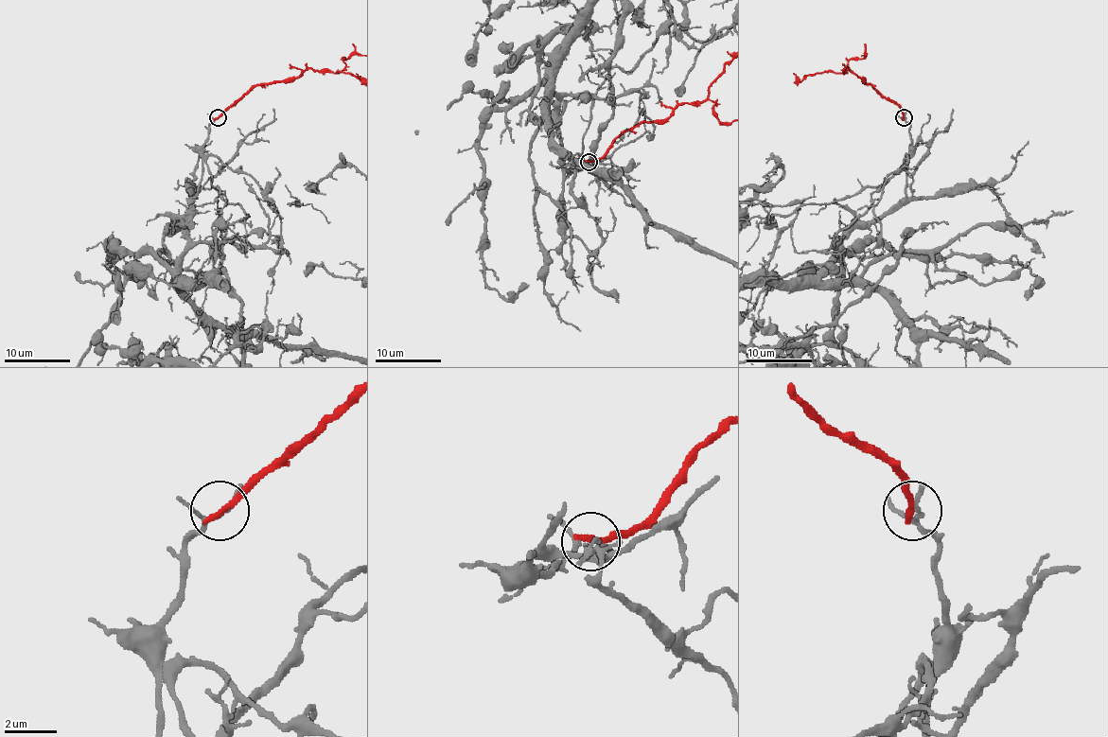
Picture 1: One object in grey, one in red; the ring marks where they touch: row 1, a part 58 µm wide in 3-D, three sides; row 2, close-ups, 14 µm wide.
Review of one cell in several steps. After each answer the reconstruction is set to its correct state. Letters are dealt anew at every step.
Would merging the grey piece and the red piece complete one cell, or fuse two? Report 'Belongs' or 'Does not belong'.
Does not belong

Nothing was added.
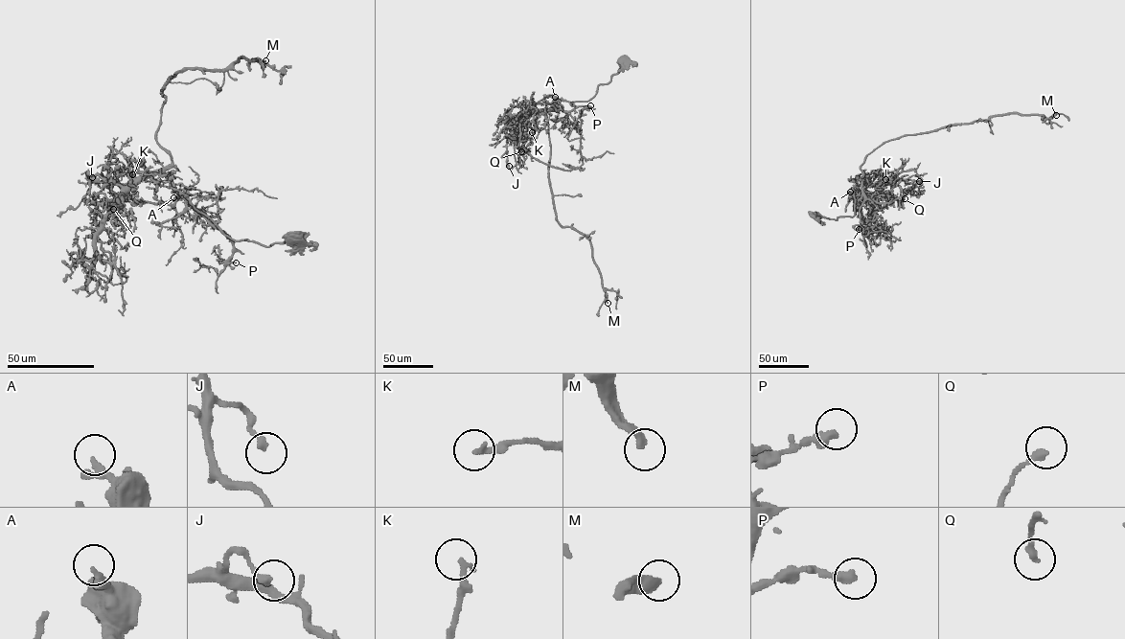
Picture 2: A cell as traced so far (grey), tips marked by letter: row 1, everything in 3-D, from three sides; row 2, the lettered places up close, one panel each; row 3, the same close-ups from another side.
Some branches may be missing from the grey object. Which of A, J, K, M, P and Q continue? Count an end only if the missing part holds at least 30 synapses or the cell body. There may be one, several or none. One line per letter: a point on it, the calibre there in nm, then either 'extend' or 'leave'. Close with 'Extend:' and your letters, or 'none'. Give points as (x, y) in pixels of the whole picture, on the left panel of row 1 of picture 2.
A: at (173, 197); 360 nm thick; leave
J: at (92, 177); 220 nm thick; leave
K: at (132, 174); 240 nm thick; leave
M: at (265, 60); 320 nm thick; extend
P: at (236, 262); 360 nm thick; leave
Q: at (113, 209); 240 nm thick; leave
Extend: M

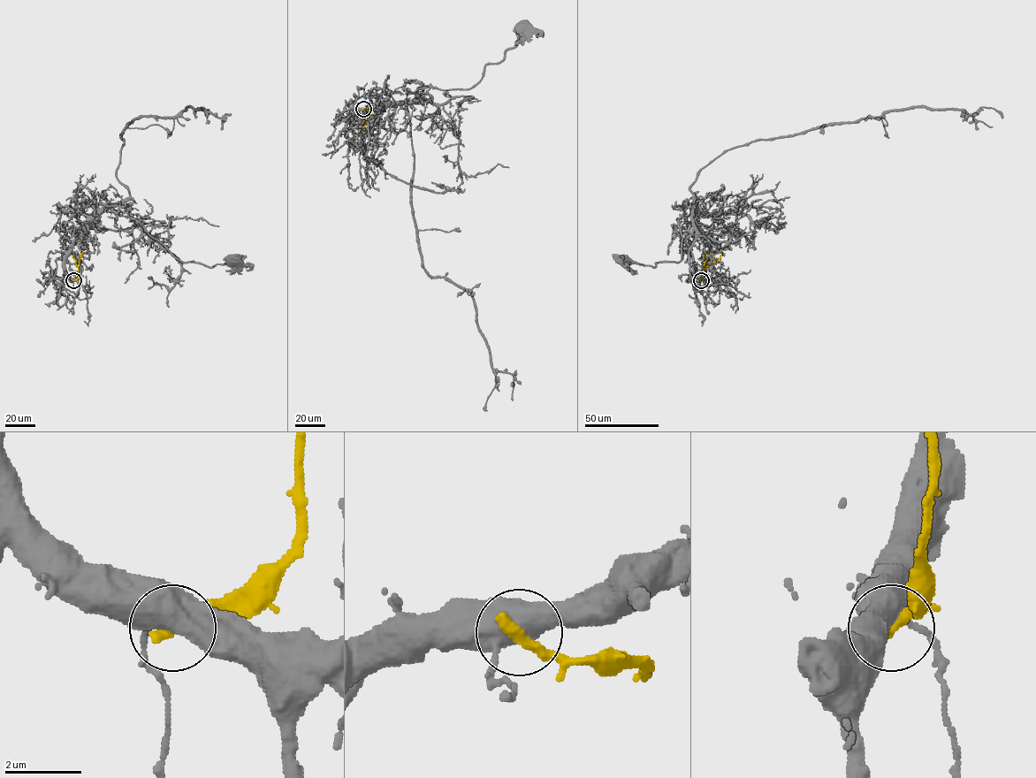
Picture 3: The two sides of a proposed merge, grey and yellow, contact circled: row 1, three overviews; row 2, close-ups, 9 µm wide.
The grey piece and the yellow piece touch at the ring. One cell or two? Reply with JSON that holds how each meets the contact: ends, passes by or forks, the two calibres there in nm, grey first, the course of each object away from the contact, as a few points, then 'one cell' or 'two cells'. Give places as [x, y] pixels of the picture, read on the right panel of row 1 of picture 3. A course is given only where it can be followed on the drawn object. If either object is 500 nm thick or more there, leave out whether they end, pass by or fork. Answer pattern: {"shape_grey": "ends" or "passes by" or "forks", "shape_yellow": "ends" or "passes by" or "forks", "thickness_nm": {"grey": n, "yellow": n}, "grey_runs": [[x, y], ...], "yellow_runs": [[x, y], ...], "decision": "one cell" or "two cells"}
{"thickness_nm": {"grey": 550, "yellow": 340}, "grey_runs": [[701, 280], [709, 247], [701, 233], [697, 213]], "yellow_runs": [[701, 280], [703, 270], [719, 258], [721, 252]], "decision": "one cell"}

